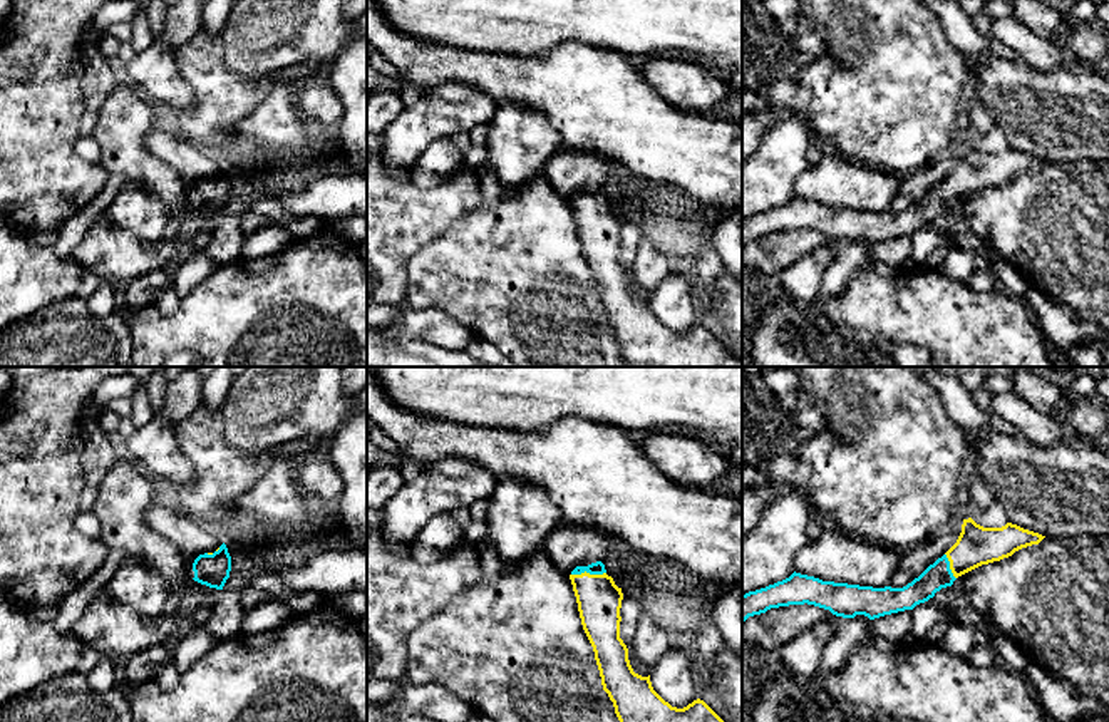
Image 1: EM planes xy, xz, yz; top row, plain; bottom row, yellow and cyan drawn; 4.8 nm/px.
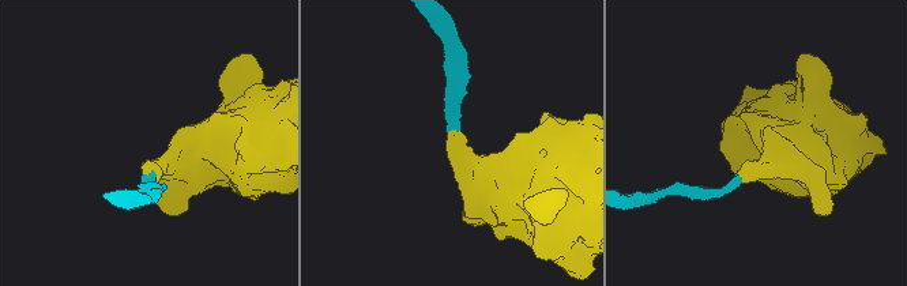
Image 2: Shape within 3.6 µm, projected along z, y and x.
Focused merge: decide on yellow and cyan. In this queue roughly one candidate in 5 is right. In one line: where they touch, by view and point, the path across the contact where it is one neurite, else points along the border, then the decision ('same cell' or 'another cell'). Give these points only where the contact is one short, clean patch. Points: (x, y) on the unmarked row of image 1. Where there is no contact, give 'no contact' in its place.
contact xz (588, 198); way xz (598, 223), (588, 206), (588, 198), (595, 193); same cell

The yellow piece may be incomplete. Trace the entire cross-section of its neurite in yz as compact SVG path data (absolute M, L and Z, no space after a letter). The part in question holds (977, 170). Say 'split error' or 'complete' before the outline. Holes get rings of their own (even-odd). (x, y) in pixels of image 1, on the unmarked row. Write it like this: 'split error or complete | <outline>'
split error | M968 142L963 144L957 168L903 213L823 206L794 196L782 206L742 219L742 246L771 233L804 228L829 235L836 241L864 240L869 245L913 235L941 213L952 211L958 201L1039 169L1044 162L1012 147L983 152Z

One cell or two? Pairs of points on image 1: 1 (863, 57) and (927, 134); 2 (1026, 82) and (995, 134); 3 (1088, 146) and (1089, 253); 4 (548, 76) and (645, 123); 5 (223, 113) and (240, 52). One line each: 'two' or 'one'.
1: one
2: two
3: two
4: one
5: two

